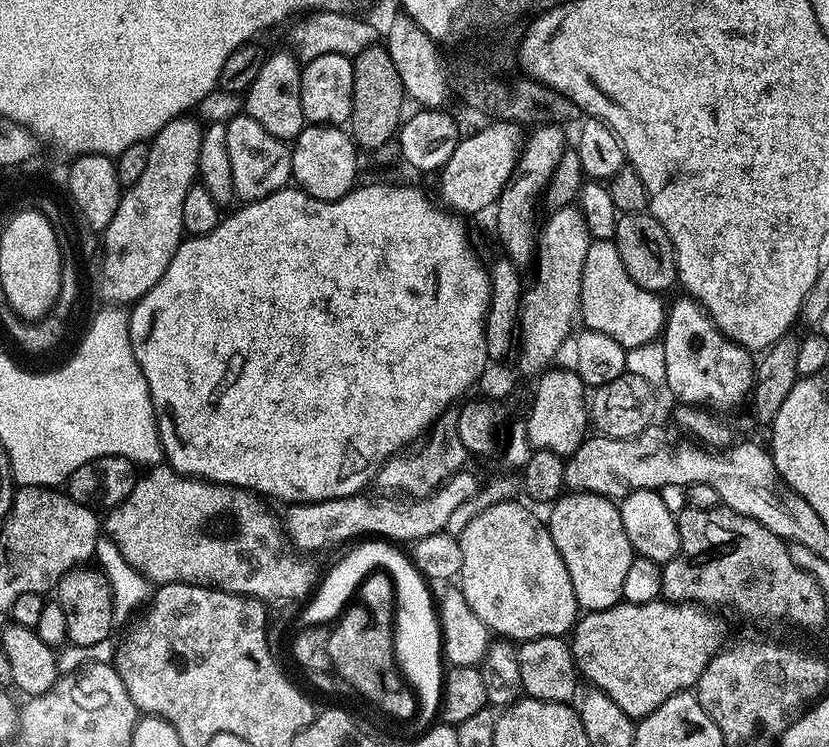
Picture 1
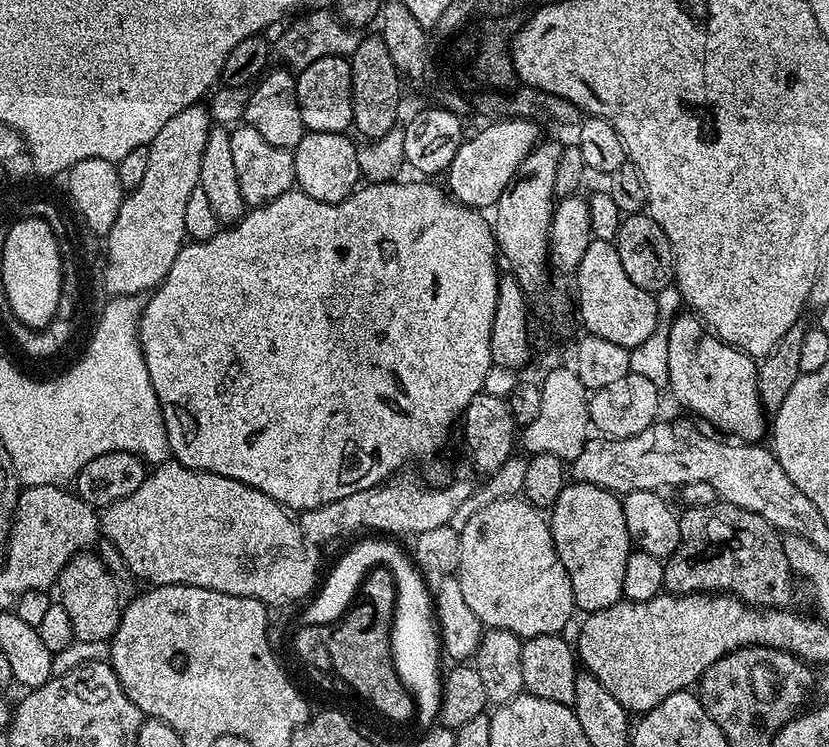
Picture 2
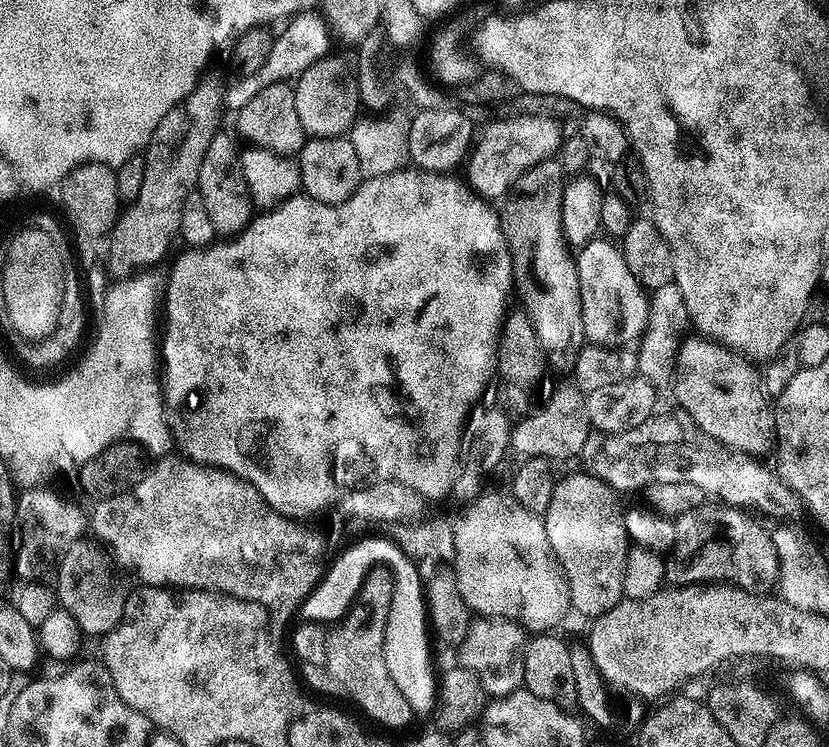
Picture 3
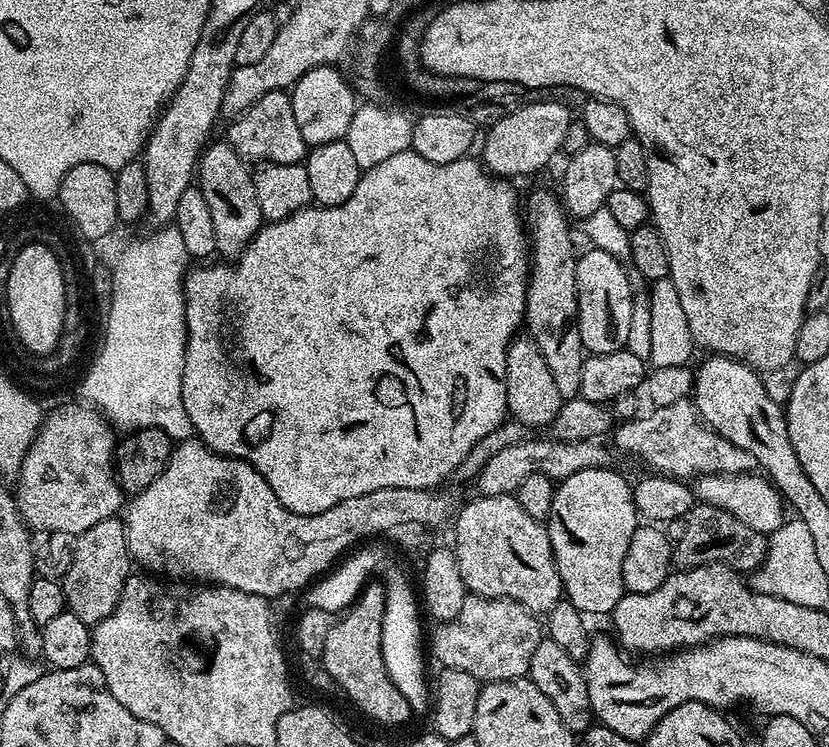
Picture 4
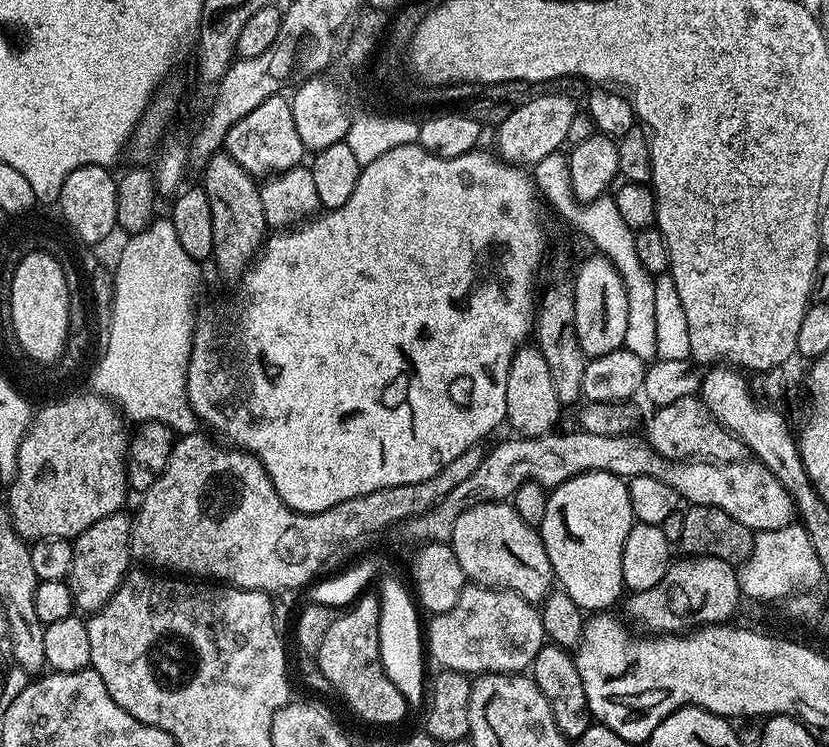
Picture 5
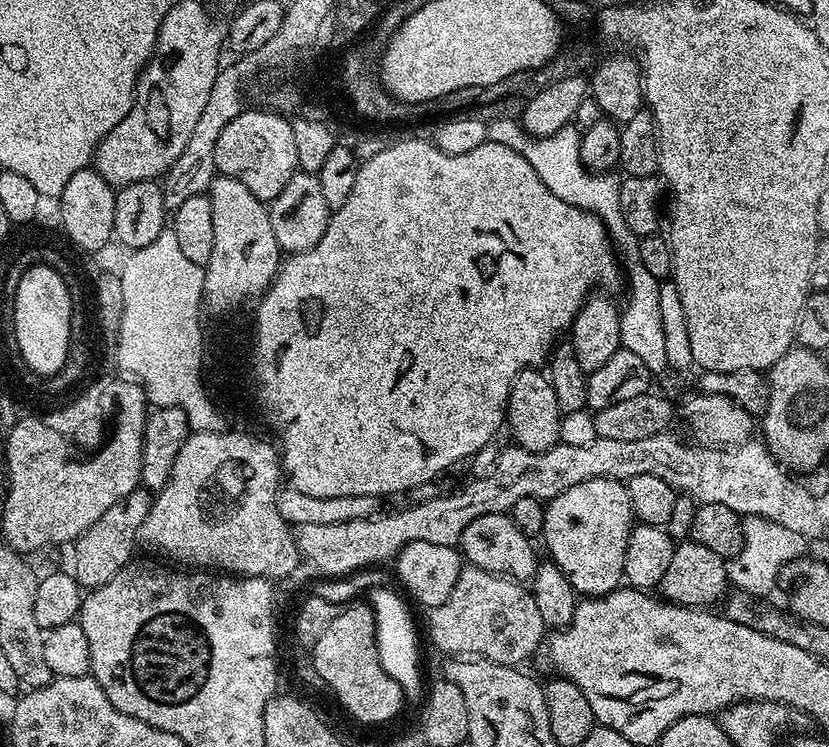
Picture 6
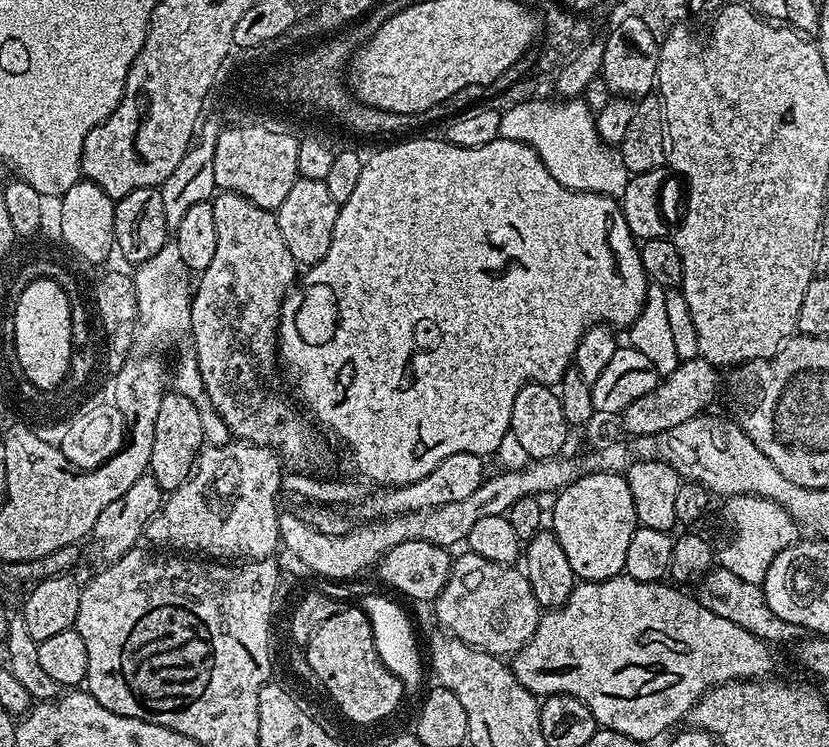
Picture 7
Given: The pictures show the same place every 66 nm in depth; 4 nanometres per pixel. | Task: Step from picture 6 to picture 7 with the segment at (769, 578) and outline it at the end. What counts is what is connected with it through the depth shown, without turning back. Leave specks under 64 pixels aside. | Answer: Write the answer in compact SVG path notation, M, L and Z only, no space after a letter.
M730 496L723 504L724 520L732 531L732 537L718 548L719 567L730 570L730 574L738 574L738 578L745 582L763 585L770 562L774 562L774 558L786 546L801 539L802 529L782 506L778 506L778 502L761 496Z

